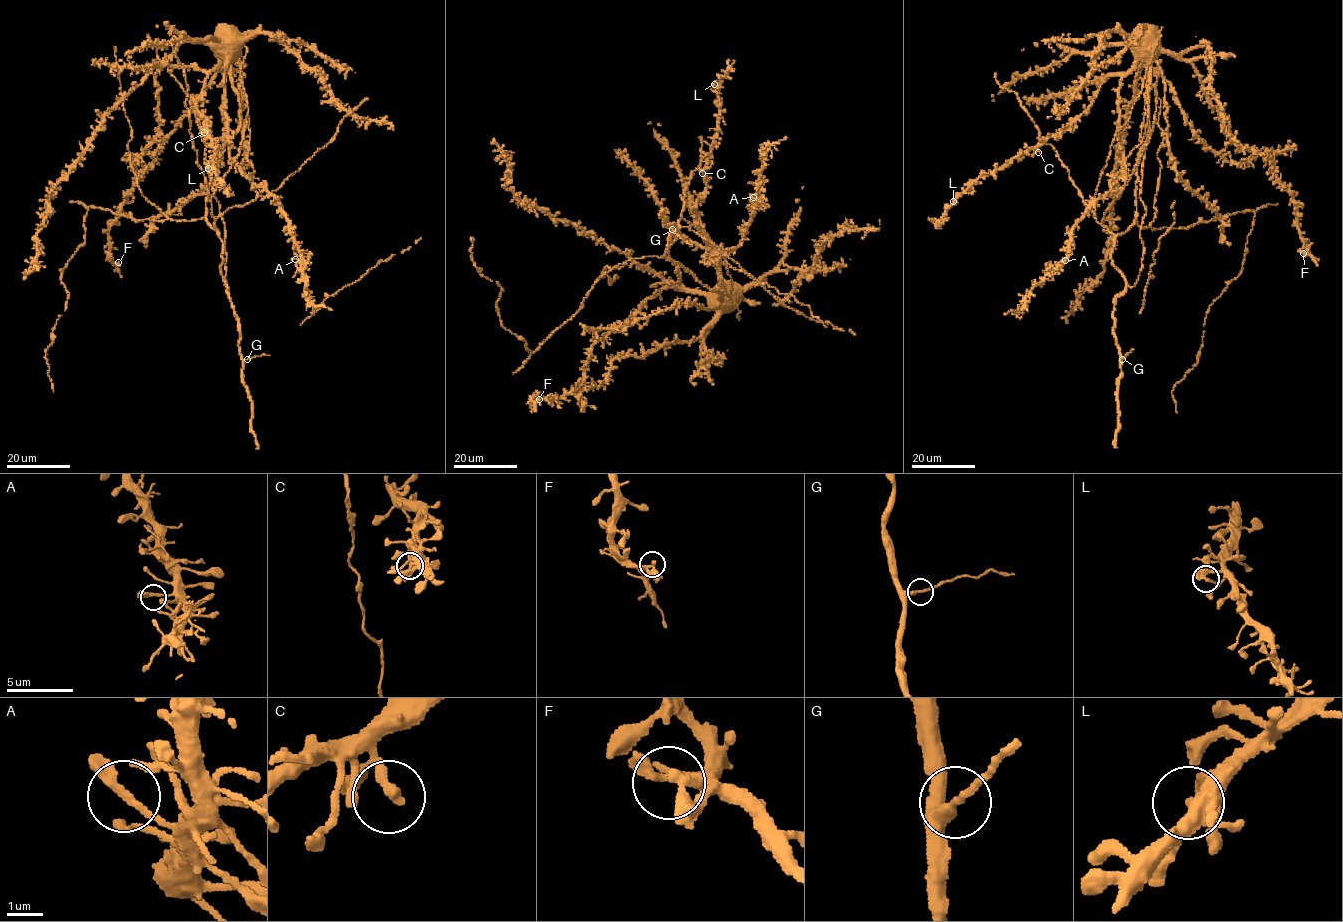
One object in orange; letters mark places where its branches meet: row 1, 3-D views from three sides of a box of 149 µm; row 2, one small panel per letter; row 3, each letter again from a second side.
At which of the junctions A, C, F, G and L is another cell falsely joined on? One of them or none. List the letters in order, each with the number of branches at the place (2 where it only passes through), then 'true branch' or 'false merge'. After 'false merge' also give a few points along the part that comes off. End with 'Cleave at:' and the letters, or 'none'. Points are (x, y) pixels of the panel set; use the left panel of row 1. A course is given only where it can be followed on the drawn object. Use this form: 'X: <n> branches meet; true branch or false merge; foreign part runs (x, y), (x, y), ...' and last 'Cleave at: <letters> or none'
A: 2 branches meet; true branch
C: 2 branches meet; true branch
F: 2 branches meet; true branch
G: 2 branches meet; true branch
L: 2 branches meet; true branch
Cleave at: none

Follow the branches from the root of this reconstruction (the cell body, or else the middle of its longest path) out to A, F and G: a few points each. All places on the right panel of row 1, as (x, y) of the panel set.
A: (1148, 51), (1123, 77), (1118, 90), (1121, 172), (1111, 190), (1092, 205), (1072, 230), (1069, 254), (1065, 260)
F: (1148, 51), (1188, 61), (1205, 97), (1228, 120), (1232, 141), (1269, 159), (1274, 176), (1295, 202), (1303, 253)
G: (1148, 51), (1149, 132), (1136, 165), (1136, 219), (1116, 237), (1111, 254), (1126, 286), (1113, 312), (1122, 358)

